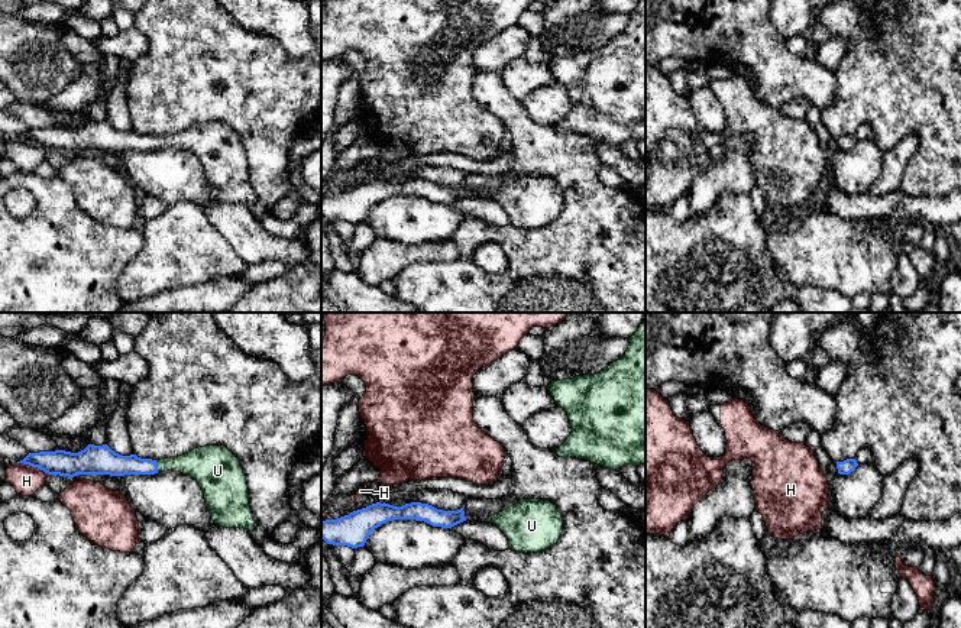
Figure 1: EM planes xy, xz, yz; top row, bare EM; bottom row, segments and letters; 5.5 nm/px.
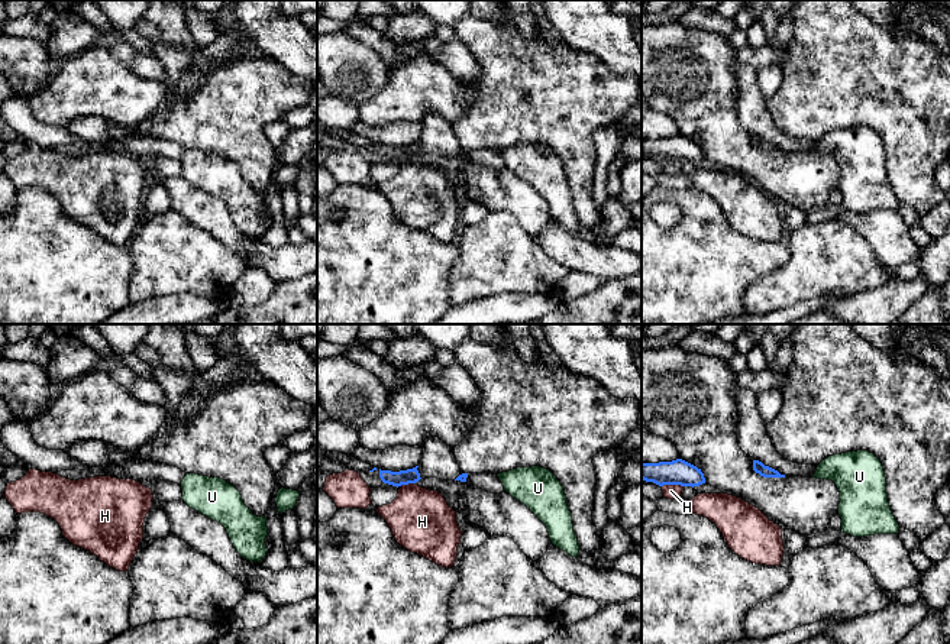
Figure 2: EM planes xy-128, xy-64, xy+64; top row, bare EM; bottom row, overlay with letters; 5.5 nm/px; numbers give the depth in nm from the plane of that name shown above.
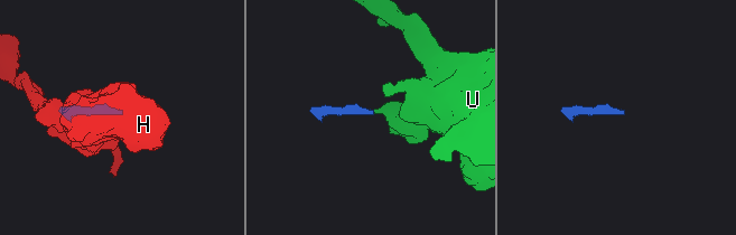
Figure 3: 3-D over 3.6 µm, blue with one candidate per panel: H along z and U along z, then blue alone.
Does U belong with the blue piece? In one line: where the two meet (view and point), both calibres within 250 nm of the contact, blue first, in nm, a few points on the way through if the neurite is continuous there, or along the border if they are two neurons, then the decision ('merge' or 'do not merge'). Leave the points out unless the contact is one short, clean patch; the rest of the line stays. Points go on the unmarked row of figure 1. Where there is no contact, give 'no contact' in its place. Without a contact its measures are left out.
xy (157, 142) | 130/180 nm | across xy (112, 139), (157, 142), (201, 139) | merge

